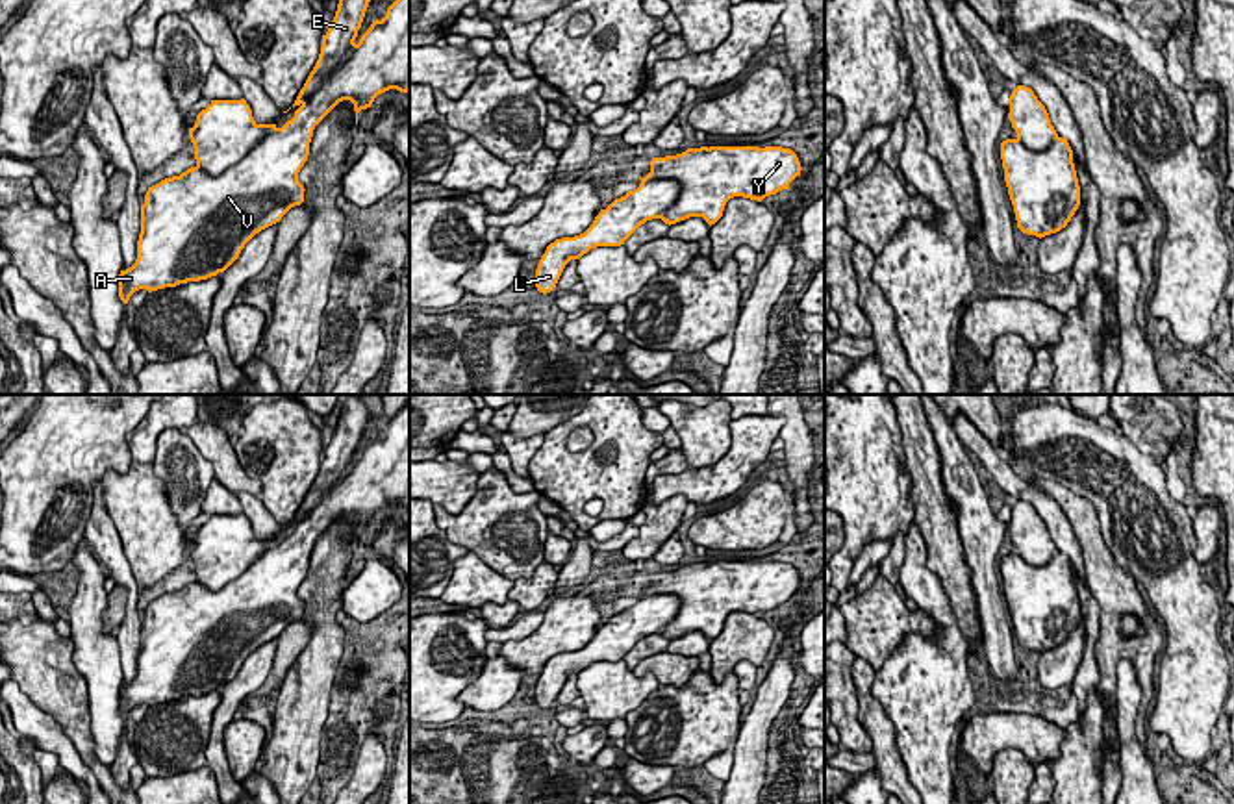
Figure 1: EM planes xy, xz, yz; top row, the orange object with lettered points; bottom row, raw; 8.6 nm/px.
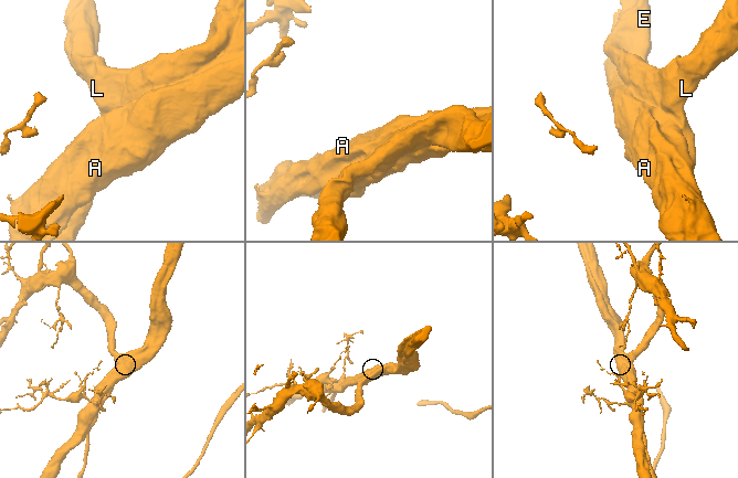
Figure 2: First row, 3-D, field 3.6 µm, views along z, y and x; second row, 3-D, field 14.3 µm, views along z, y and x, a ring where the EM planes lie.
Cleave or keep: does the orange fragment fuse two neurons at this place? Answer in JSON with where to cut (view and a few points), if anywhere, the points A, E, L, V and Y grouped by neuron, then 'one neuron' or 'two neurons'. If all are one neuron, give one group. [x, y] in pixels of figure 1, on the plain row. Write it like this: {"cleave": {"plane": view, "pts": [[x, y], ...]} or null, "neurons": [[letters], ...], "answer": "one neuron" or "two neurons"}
{"cleave": null, "neurons": [["A", "E", "L", "V", "Y"]], "answer": "one neuron"}

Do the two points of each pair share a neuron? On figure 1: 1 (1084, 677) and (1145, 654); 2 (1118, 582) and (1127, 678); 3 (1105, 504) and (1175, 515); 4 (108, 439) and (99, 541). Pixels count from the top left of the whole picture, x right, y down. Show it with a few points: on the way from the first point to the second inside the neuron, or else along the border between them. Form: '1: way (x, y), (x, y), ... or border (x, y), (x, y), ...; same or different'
1: way (1092, 647), (1099, 614), (1103, 625), (1116, 638); same
2: border (1121, 658), (1133, 664), (1142, 701); different
3: way (1121, 506), (1158, 508); same
4: border (100, 477), (93, 484), (89, 519); different

